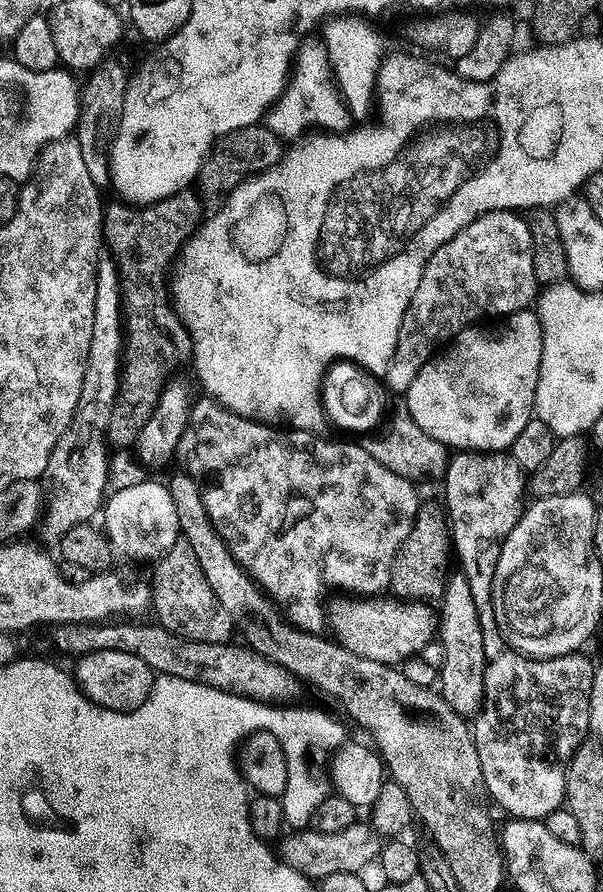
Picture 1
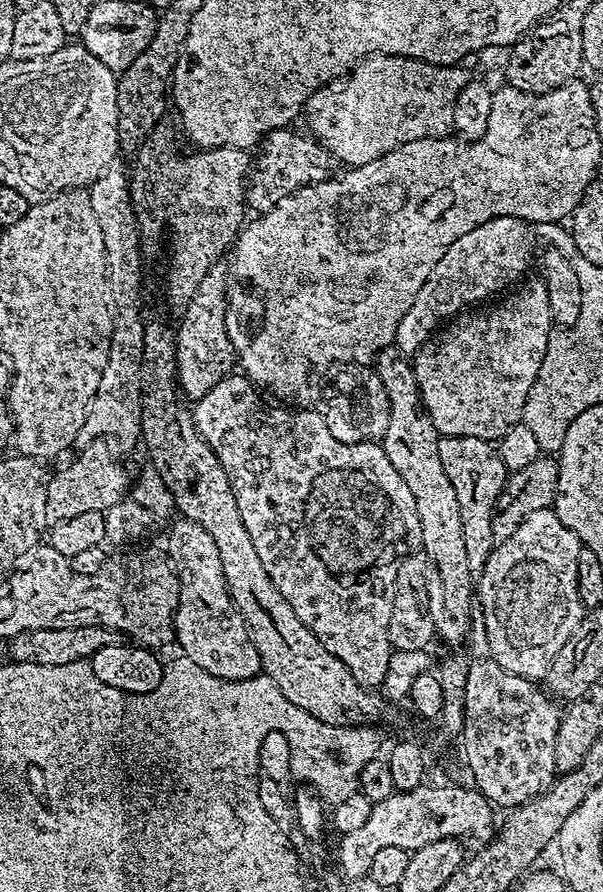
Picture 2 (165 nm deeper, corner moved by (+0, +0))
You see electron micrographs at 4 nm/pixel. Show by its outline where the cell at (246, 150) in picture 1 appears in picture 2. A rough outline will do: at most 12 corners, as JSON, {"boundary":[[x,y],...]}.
{"boundary":[[275,128],[259,141],[245,207],[264,215],[327,173],[310,136]]}

